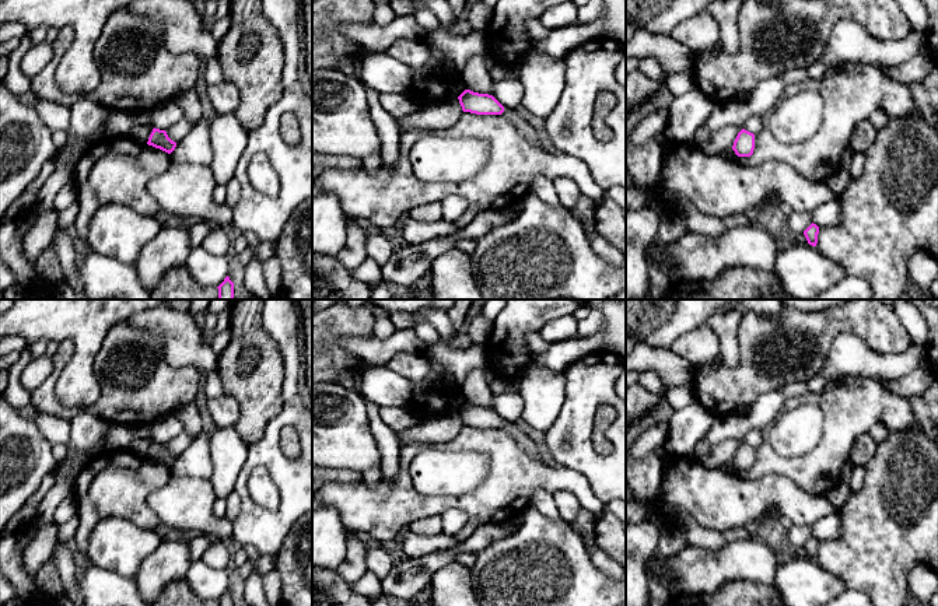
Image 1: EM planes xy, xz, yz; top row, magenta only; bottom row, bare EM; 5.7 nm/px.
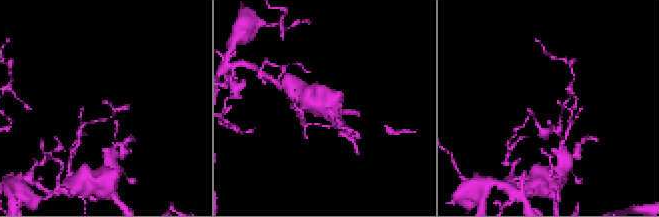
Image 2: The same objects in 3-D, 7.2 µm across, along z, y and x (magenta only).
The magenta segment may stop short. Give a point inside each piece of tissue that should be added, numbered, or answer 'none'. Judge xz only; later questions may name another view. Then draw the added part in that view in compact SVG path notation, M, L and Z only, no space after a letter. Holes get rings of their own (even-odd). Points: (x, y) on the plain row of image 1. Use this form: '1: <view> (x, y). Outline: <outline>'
none

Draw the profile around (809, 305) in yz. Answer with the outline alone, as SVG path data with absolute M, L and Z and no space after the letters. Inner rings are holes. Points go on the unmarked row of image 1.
M780 300L784 306L818 312L841 305L846 300Z

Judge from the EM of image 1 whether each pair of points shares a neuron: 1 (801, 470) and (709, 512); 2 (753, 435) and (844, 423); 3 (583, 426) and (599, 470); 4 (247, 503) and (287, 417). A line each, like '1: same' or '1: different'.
1: different
2: different
3: same
4: same

